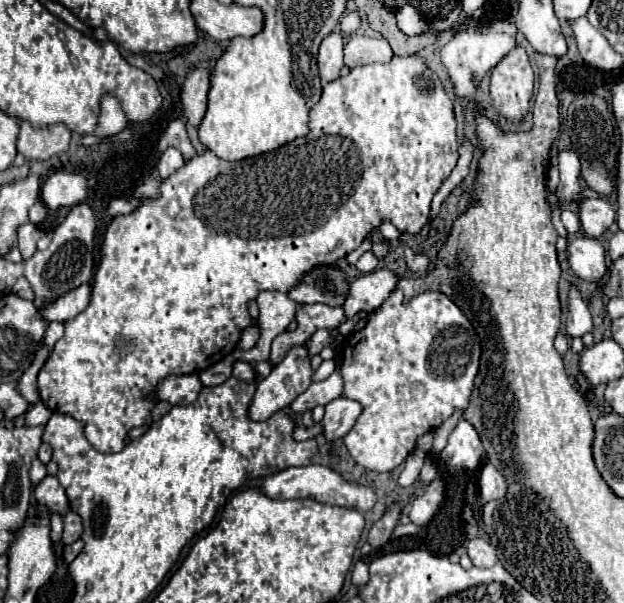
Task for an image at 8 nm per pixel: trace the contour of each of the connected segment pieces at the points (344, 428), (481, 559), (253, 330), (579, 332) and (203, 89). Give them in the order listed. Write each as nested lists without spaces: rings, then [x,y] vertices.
[[[338,397],[330,401],[326,405],[324,419],[320,421],[320,425],[324,427],[322,437],[326,437],[326,441],[342,439],[354,427],[360,413],[362,413],[362,405],[358,401],[346,397]]]
[[[482,537],[470,539],[466,543],[466,551],[468,551],[468,557],[472,559],[472,563],[476,567],[492,567],[498,561],[494,547],[486,539],[482,539]]]
[[[254,321],[250,327],[246,327],[246,331],[242,331],[242,339],[240,339],[240,349],[252,349],[254,345],[256,345],[256,341],[258,341],[258,337],[260,337],[260,327],[258,327],[258,323]]]
[[[570,283],[570,293],[568,293],[566,331],[570,337],[582,337],[584,333],[592,331],[592,317],[590,317],[588,305],[582,299],[582,295],[574,283]]]
[[[196,67],[192,73],[188,73],[186,83],[182,87],[182,109],[184,117],[198,127],[208,105],[208,91],[210,91],[210,77],[212,69]]]

